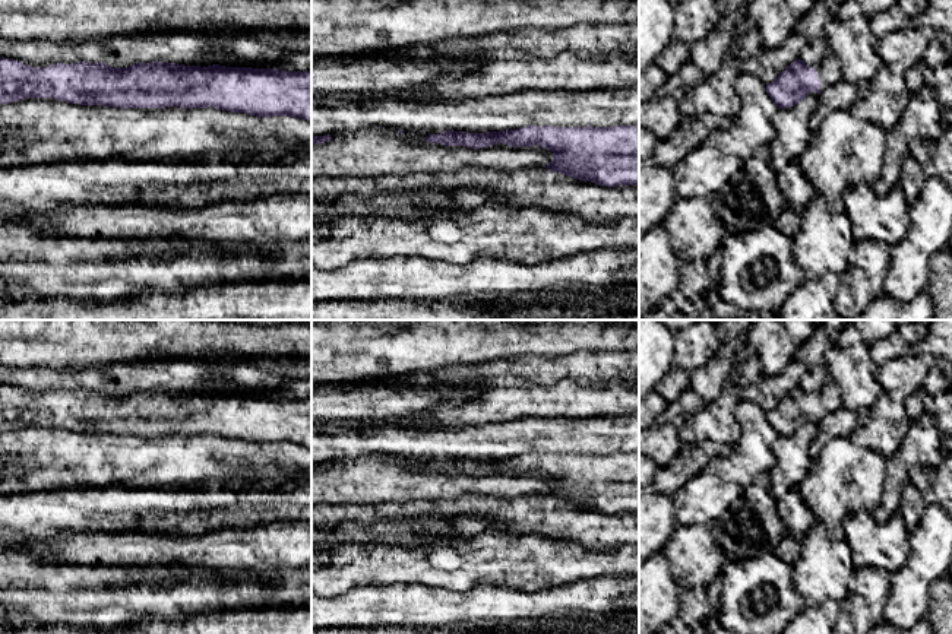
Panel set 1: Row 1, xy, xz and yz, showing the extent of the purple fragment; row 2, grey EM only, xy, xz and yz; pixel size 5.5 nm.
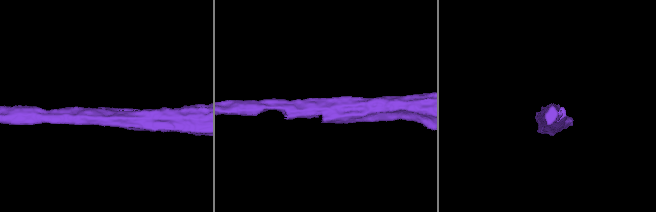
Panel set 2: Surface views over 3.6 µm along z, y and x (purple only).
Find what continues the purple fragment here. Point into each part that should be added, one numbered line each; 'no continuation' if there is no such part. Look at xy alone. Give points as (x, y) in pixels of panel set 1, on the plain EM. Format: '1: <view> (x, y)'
no continuation

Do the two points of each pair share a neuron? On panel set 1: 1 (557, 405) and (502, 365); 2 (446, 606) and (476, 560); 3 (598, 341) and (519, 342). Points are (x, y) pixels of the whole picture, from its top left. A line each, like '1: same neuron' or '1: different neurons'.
1: same neuron
2: different neurons
3: same neuron

